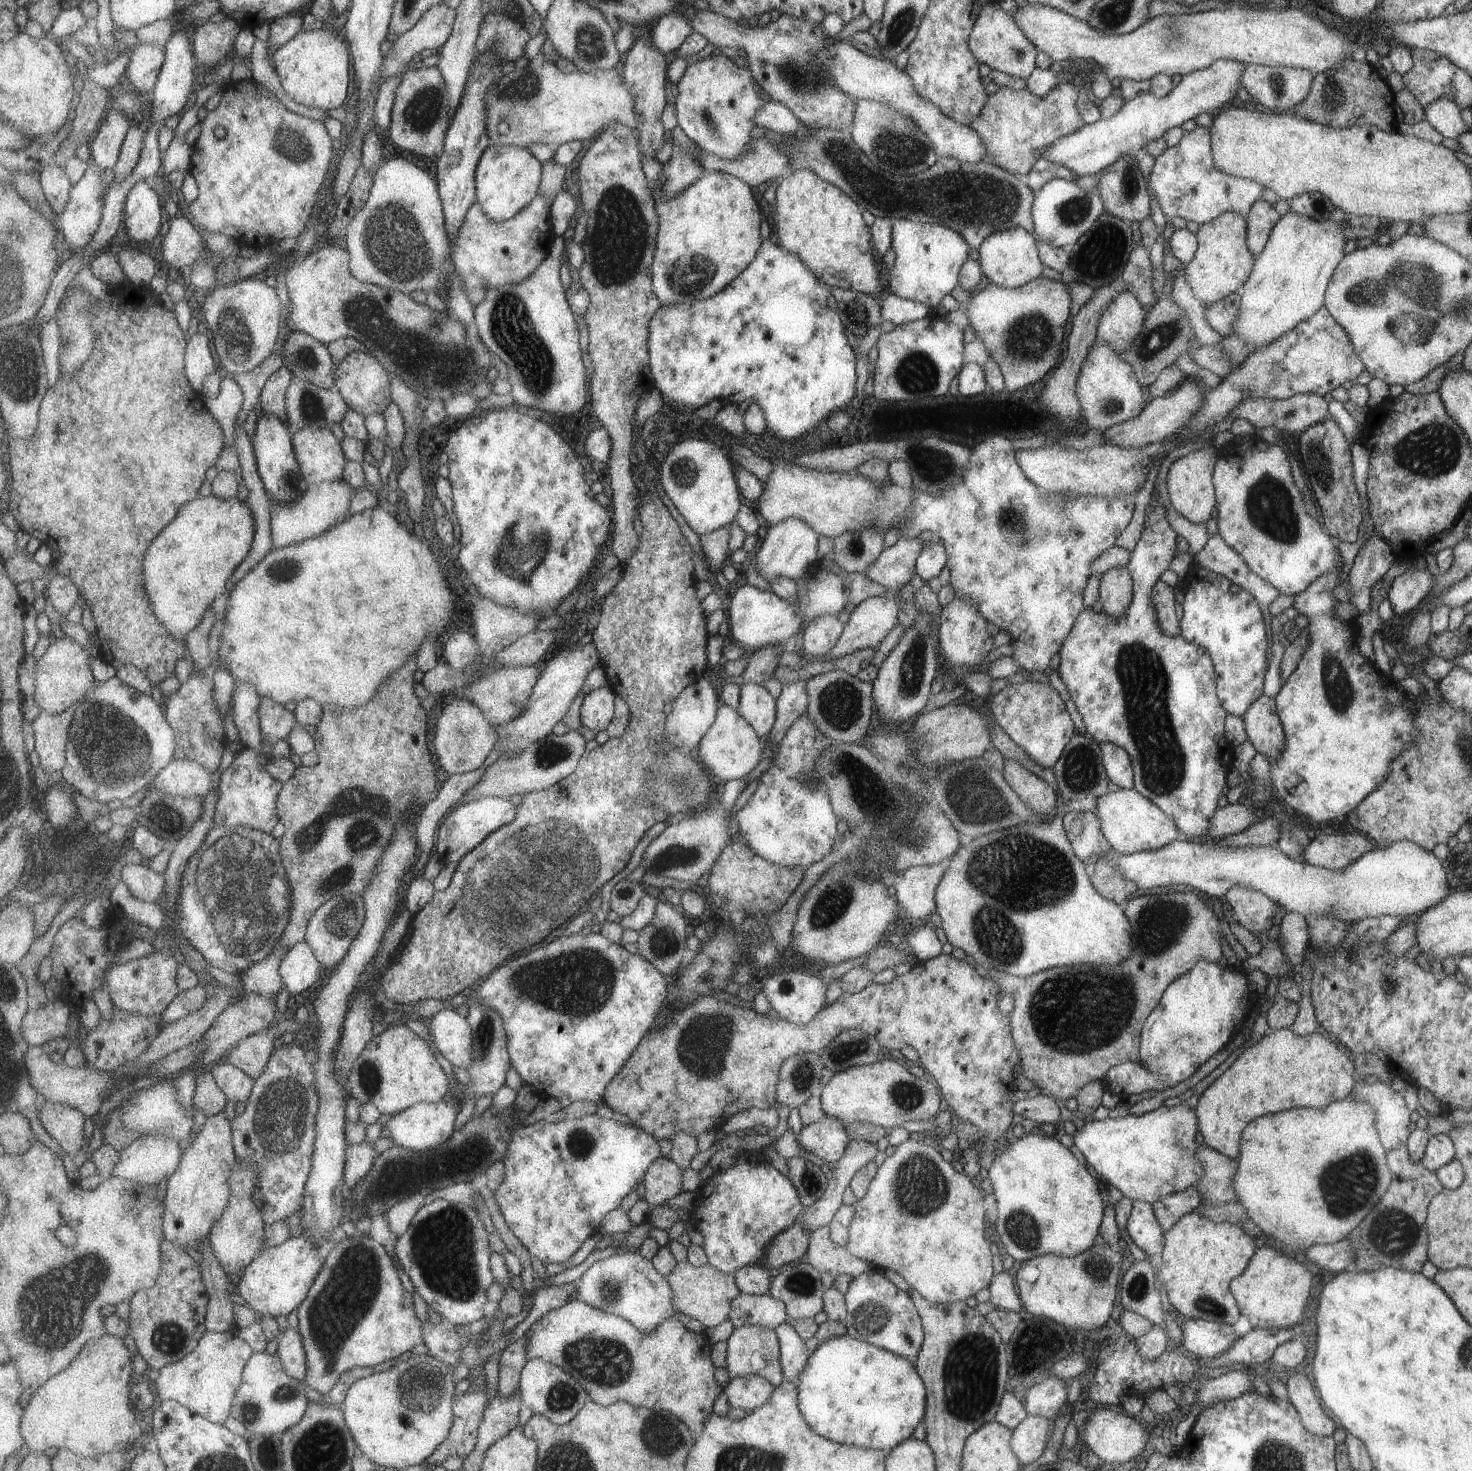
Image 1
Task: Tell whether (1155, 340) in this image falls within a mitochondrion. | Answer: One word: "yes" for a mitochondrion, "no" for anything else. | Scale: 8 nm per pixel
yes

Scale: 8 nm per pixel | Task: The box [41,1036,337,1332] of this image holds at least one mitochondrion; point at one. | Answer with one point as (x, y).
(281, 1114)

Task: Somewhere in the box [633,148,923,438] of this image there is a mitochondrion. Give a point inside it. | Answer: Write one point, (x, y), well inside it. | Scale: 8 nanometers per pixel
(688, 277)

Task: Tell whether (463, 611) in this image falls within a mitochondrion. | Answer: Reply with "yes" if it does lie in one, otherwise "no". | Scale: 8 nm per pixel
no

